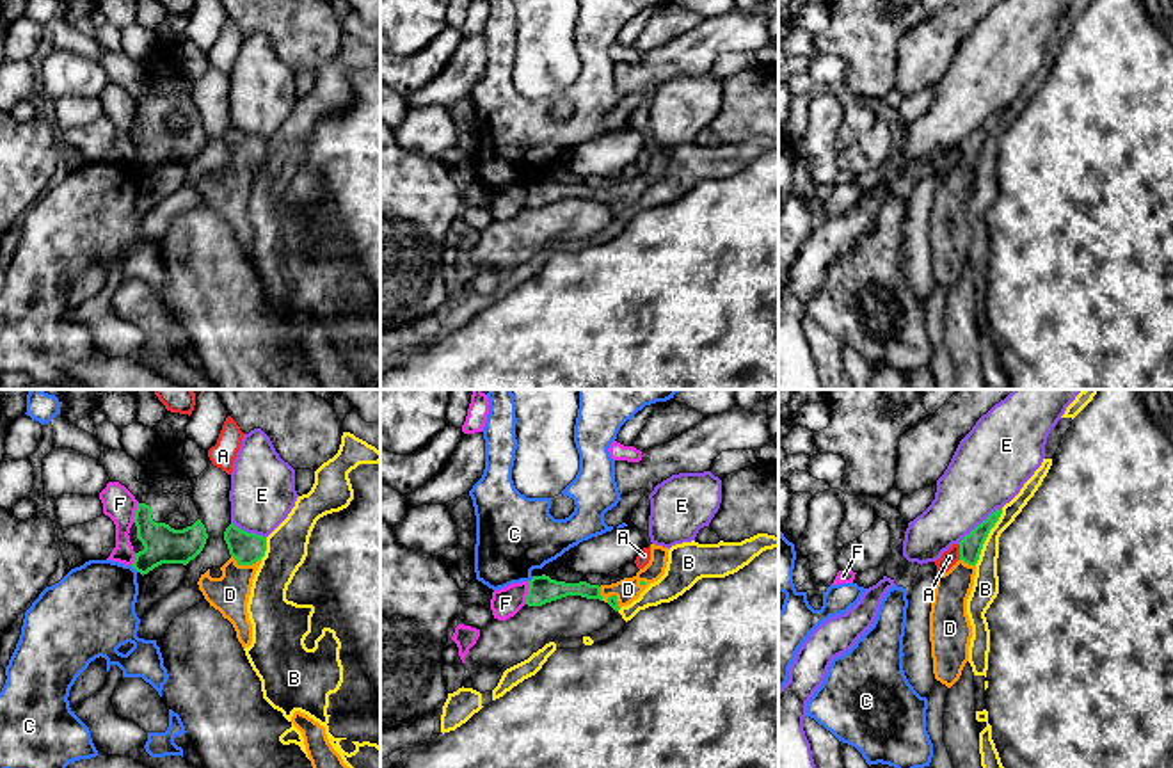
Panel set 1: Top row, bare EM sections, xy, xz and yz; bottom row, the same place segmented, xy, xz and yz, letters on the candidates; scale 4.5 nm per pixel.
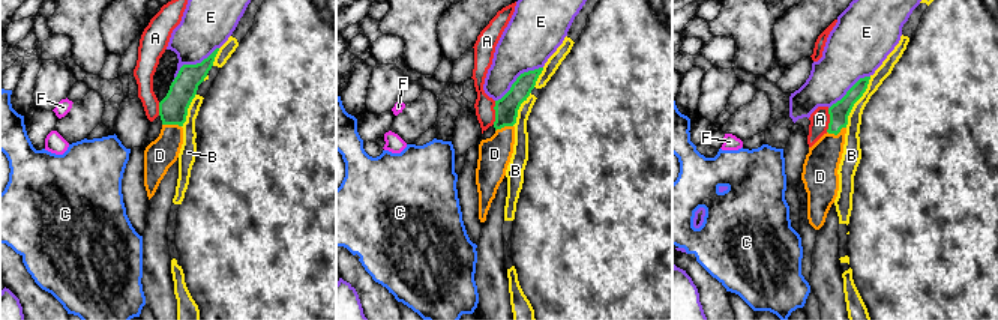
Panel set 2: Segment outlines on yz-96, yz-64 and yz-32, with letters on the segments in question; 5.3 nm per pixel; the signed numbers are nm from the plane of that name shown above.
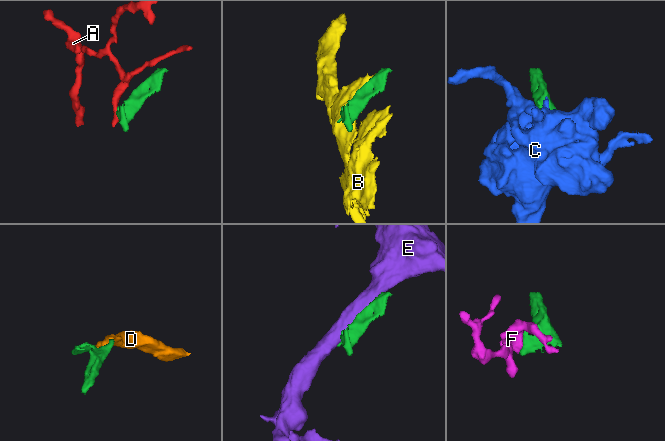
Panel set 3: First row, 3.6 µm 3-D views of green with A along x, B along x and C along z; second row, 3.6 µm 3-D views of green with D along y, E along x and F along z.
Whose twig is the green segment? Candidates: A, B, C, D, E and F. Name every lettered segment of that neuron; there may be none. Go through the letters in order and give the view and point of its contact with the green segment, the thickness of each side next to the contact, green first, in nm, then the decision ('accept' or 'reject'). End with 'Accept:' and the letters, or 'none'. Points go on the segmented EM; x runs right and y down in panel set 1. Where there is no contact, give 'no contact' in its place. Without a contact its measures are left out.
A: yz (960, 552) | 100/70 nm | reject
B: yz (987, 536) | 100/120 nm | reject
C: xy (134, 568) | 180/380 nm | reject
D: xy (246, 564) | 140/180 nm | accept
E: yz (978, 525) | 100/340 nm | reject
F: xz (528, 592) | 120/140 nm | reject
Accept: D

